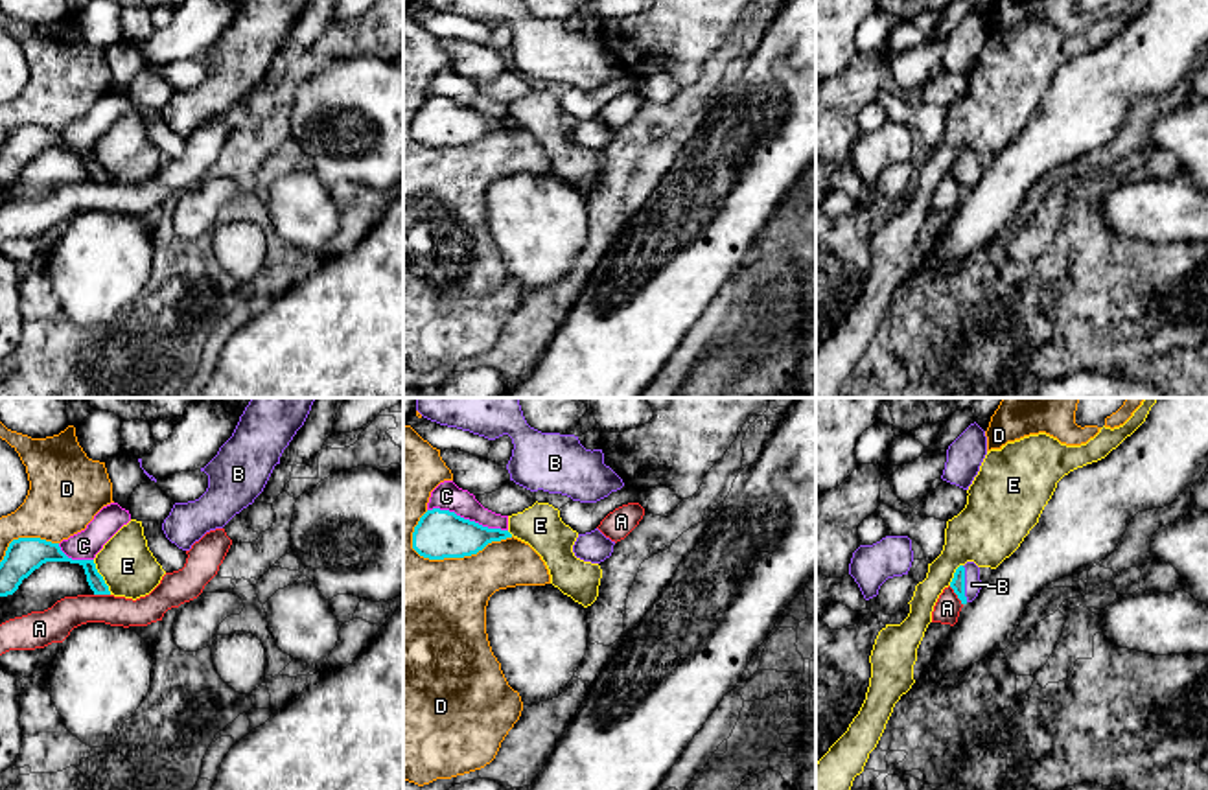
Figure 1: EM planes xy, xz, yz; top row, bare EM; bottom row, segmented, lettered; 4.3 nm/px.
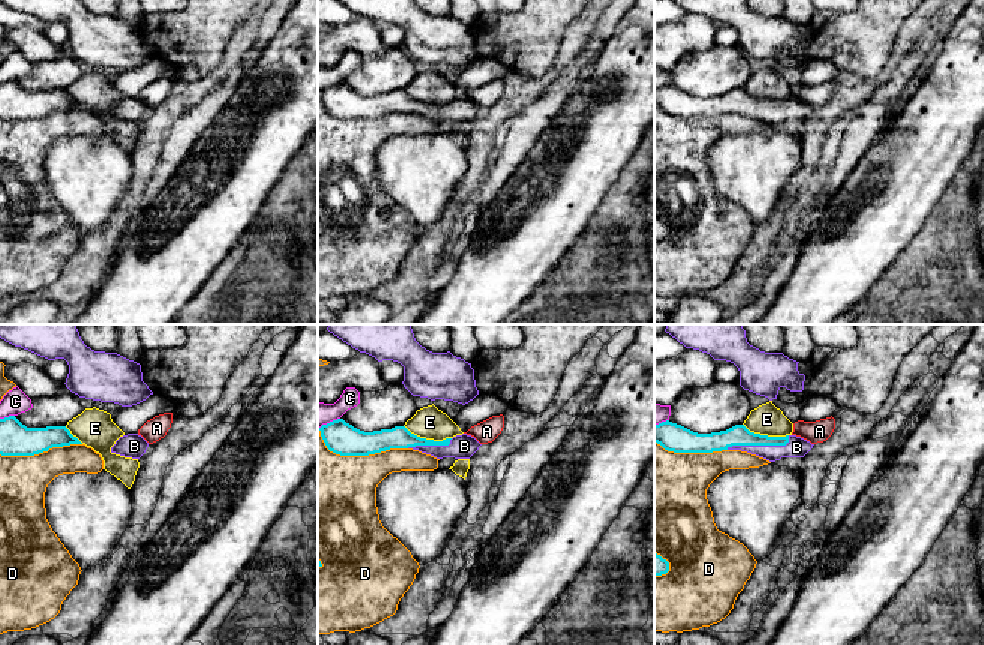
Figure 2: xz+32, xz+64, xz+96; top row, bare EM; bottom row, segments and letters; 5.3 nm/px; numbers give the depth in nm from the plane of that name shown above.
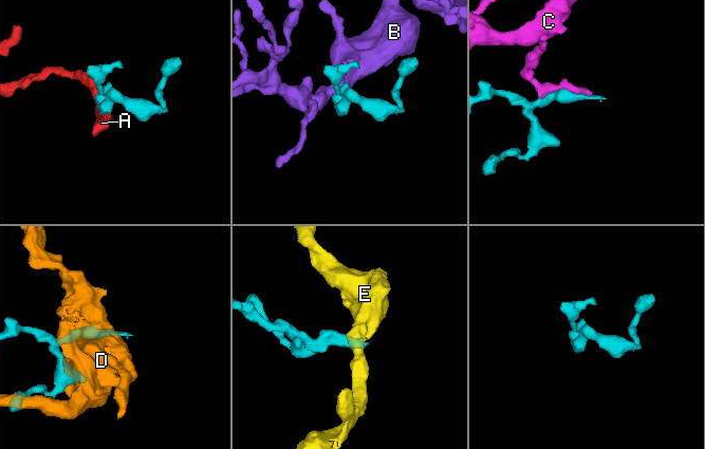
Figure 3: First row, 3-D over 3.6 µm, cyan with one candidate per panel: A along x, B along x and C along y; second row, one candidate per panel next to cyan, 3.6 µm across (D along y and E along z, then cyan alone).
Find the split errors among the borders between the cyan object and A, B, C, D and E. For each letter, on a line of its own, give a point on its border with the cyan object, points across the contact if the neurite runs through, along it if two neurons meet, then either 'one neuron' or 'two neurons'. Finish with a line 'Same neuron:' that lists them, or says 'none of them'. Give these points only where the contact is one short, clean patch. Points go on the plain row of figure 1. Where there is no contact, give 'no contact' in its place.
A: yz (956, 181) | two neurons
B: yz (964, 172) | one neuron
C: xz (468, 107) | two neurons
D: xz (461, 144) | two neurons
E: xy (102, 164) | along xy (92, 148), (111, 181) | two neurons
Same neuron: B

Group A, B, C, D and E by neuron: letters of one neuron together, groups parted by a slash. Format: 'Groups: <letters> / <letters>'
Groups: A / B / C / D / E

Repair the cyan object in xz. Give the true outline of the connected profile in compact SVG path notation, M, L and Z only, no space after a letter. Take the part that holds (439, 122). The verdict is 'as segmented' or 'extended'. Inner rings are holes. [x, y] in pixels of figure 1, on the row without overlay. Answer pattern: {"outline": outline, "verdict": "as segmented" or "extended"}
{"outline": "M427 98L412 120L412 136L429 147L477 142L492 129L512 125L508 118L488 116L449 98Z", "verdict": "as segmented"}

